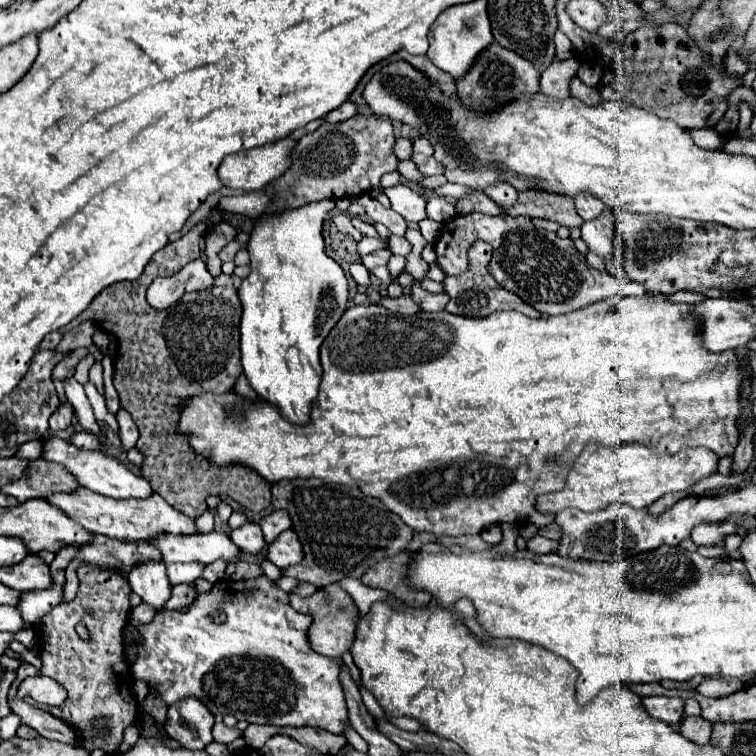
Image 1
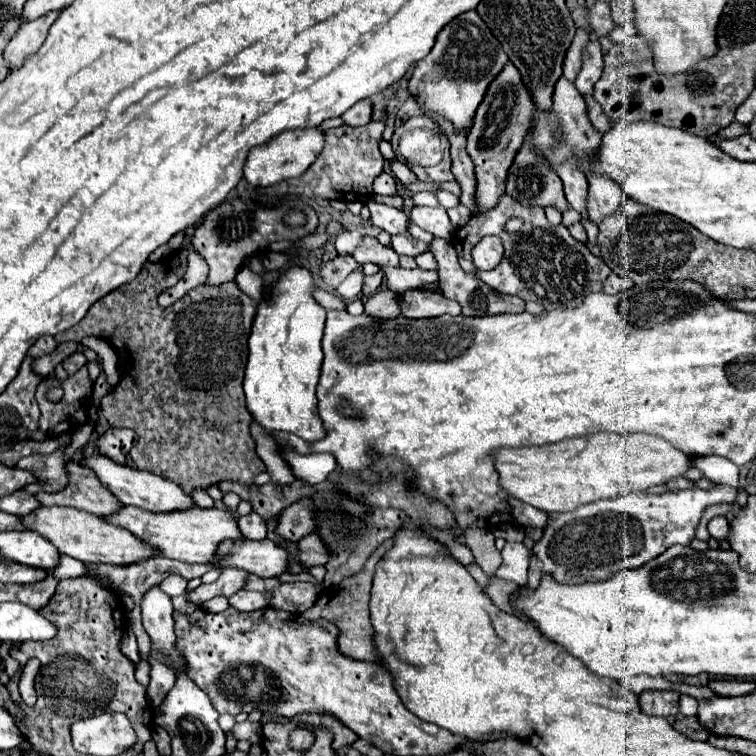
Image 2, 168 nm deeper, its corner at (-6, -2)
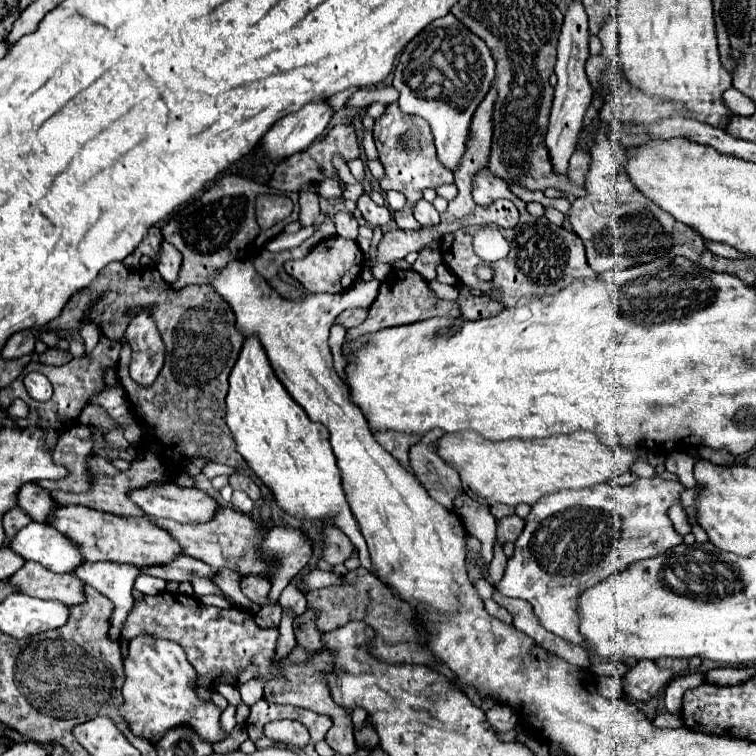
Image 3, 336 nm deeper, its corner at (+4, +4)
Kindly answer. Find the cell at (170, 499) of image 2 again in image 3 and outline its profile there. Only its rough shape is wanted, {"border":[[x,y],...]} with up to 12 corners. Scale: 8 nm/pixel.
{"border":[[173,482],[131,490],[151,518],[209,522],[221,504]]}

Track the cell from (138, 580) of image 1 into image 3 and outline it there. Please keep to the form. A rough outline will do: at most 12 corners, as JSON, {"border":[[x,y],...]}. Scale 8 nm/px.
{"border":[[129,642],[119,714],[157,744],[227,738],[177,642]]}

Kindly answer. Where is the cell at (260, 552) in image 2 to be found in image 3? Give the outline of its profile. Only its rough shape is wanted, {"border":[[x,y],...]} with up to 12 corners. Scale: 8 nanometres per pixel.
{"border":[[275,526],[265,550],[281,566],[271,582],[271,604],[309,564],[313,540],[303,530]]}

